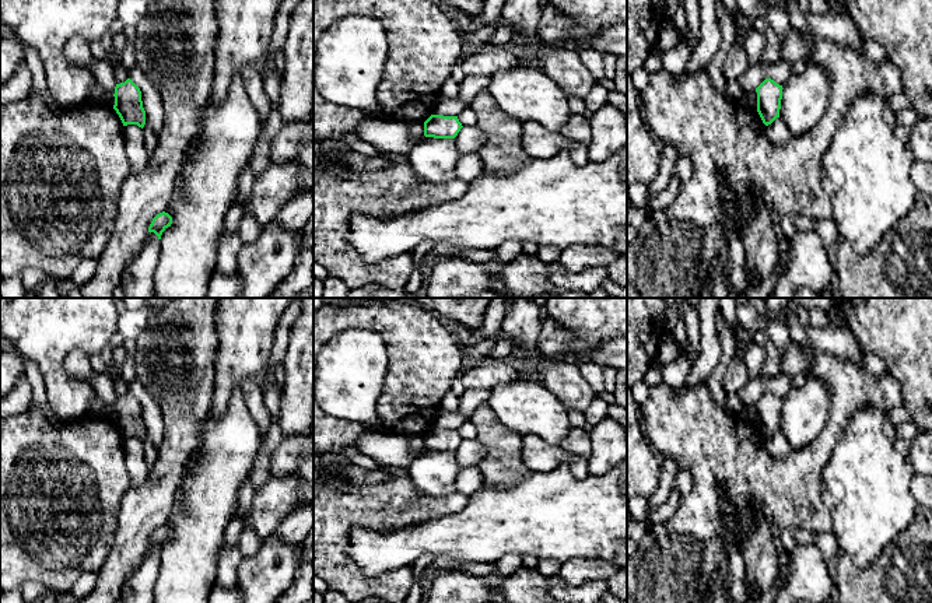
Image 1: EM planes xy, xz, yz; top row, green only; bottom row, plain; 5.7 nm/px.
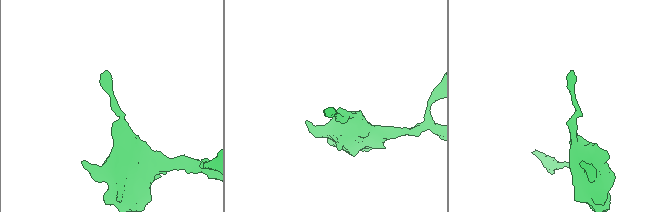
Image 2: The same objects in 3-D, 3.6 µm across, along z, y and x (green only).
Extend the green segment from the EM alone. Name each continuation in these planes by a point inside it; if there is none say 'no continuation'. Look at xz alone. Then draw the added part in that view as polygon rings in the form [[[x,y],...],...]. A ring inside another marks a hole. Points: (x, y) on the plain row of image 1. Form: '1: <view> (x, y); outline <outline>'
no continuation

